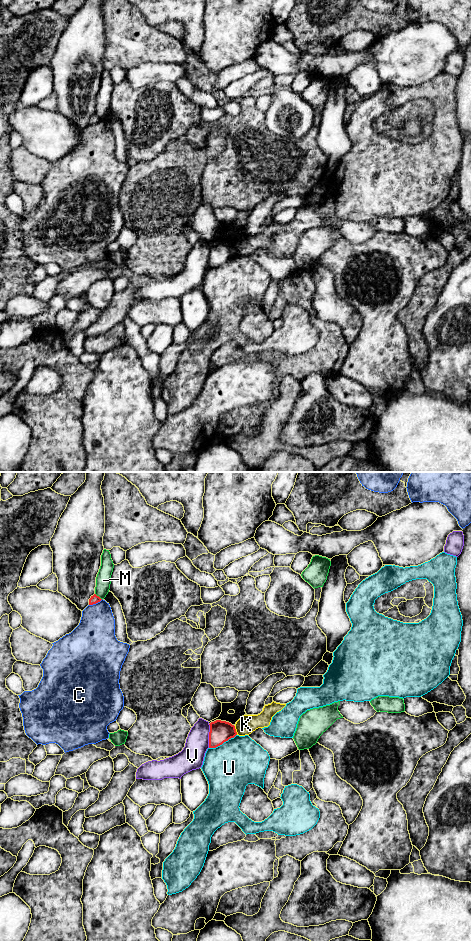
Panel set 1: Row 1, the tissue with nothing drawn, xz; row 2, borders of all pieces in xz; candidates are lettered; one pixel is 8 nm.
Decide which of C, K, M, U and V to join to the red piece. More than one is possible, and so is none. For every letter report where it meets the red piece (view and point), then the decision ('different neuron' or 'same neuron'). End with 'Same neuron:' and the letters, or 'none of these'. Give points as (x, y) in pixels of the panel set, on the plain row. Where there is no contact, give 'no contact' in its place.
C: xz (95, 123) | different neuron
K: xz (235, 250) | different neuron
M: xz (98, 116) | different neuron
U: xz (222, 263) | different neuron
V: xz (209, 256) | different neuron
Same neuron: none of these

